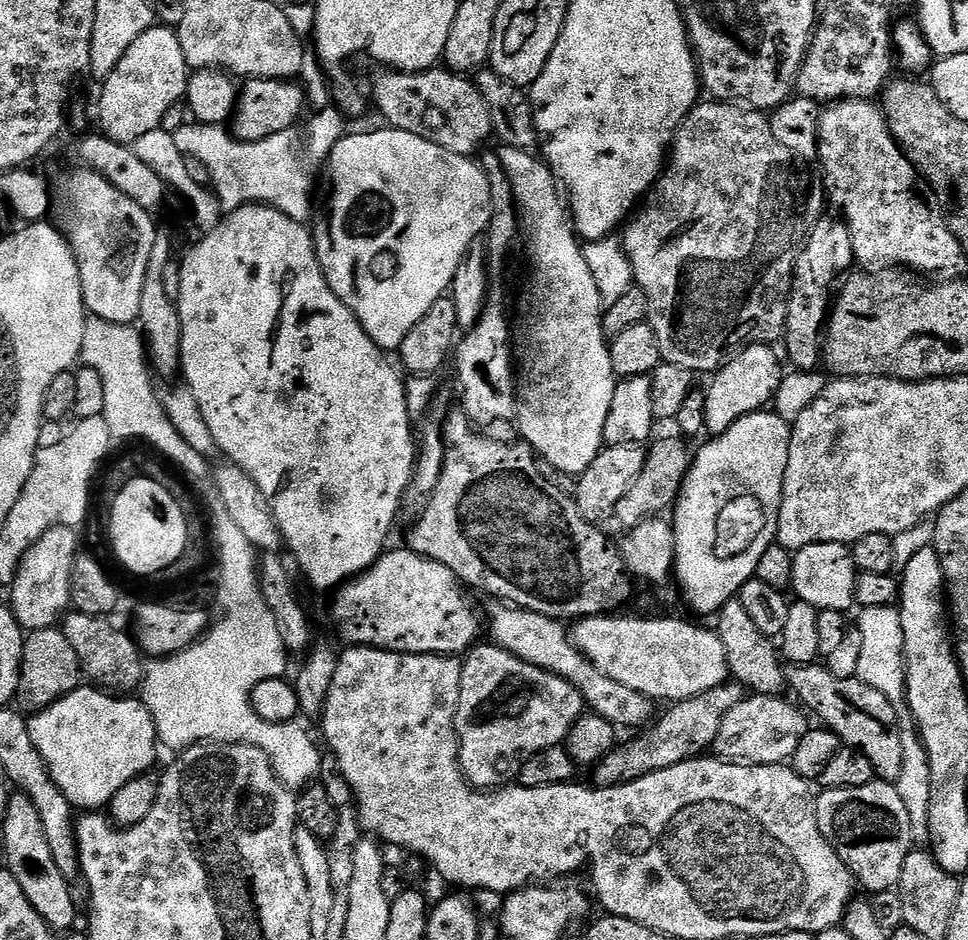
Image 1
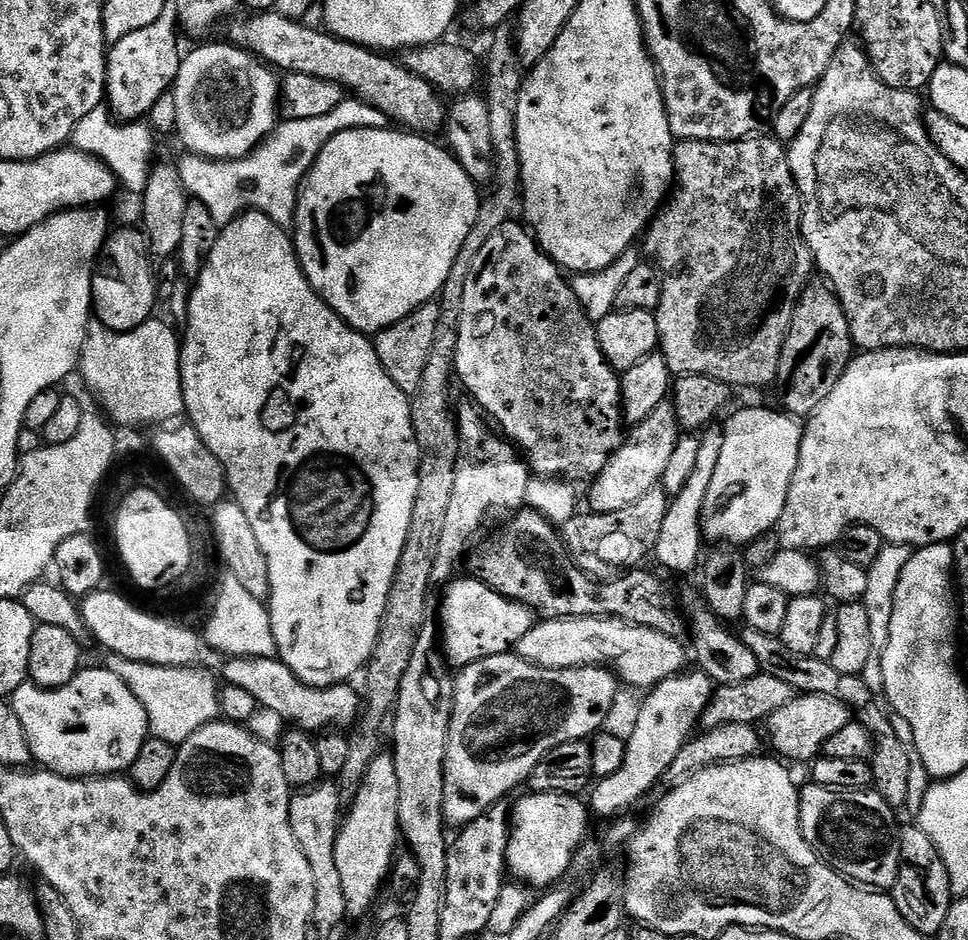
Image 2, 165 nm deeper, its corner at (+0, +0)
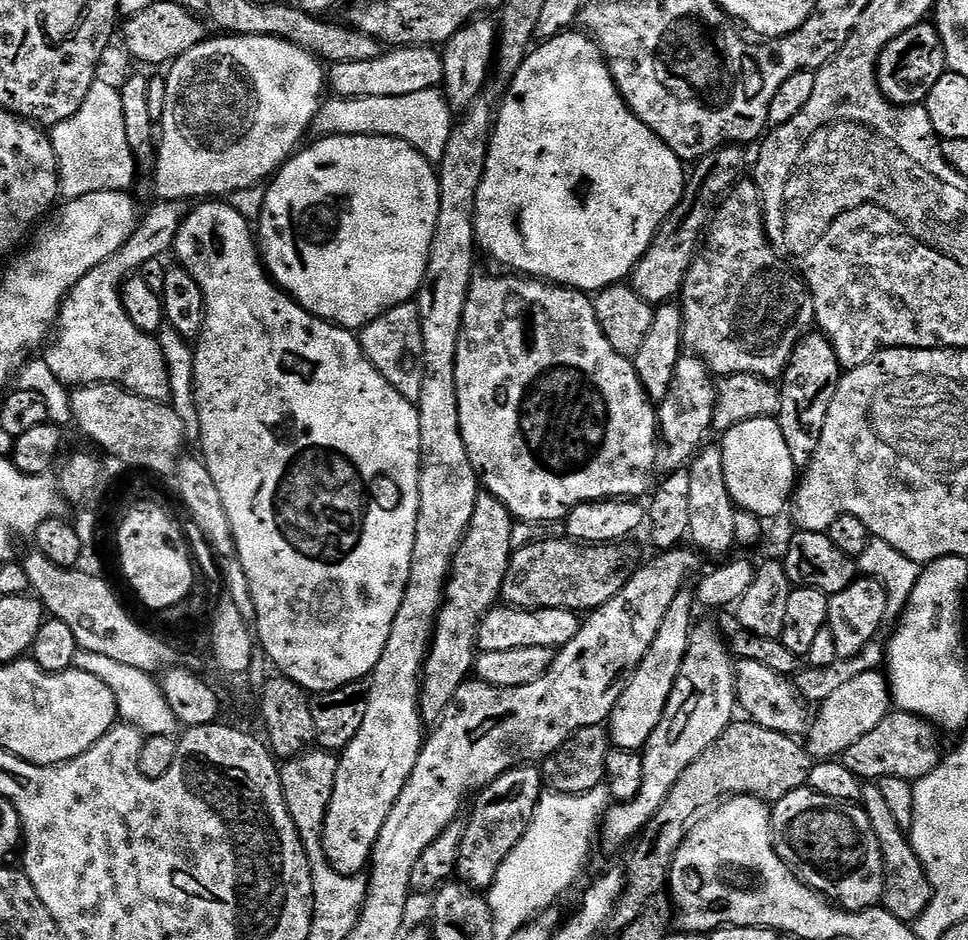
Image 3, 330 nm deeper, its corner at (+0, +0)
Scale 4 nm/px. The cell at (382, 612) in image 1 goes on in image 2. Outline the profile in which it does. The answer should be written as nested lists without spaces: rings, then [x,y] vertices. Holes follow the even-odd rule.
[[[475,578],[460,579],[453,579],[443,589],[444,601],[440,604],[440,624],[438,623],[442,633],[442,652],[444,648],[448,655],[447,663],[456,664],[457,669],[482,658],[515,649],[516,644],[522,642],[523,636],[534,623],[534,613],[525,604],[519,604],[517,600],[507,600]]]

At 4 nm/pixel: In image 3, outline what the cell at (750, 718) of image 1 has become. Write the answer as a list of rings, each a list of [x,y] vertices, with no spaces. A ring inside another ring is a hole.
[[[883,671],[858,674],[846,686],[840,687],[831,698],[815,709],[814,719],[806,733],[806,751],[813,758],[840,758],[854,742],[870,734],[893,707],[892,693]]]

